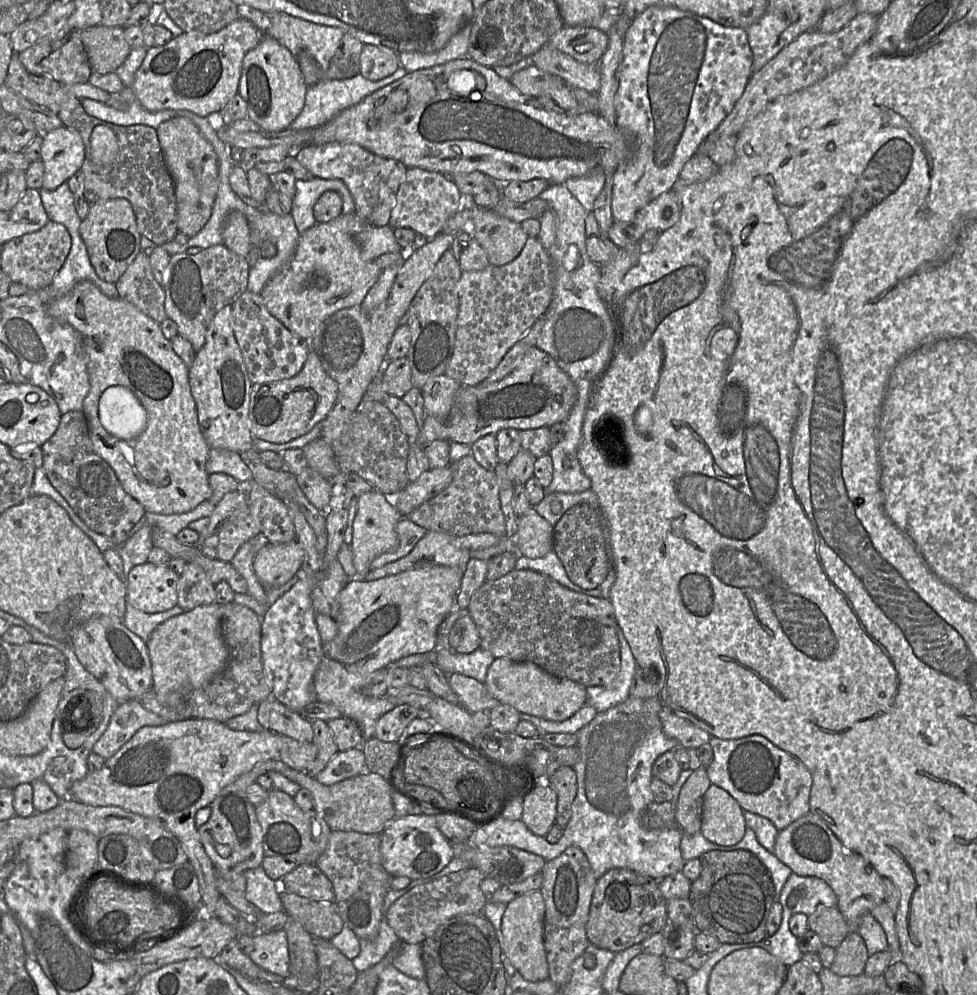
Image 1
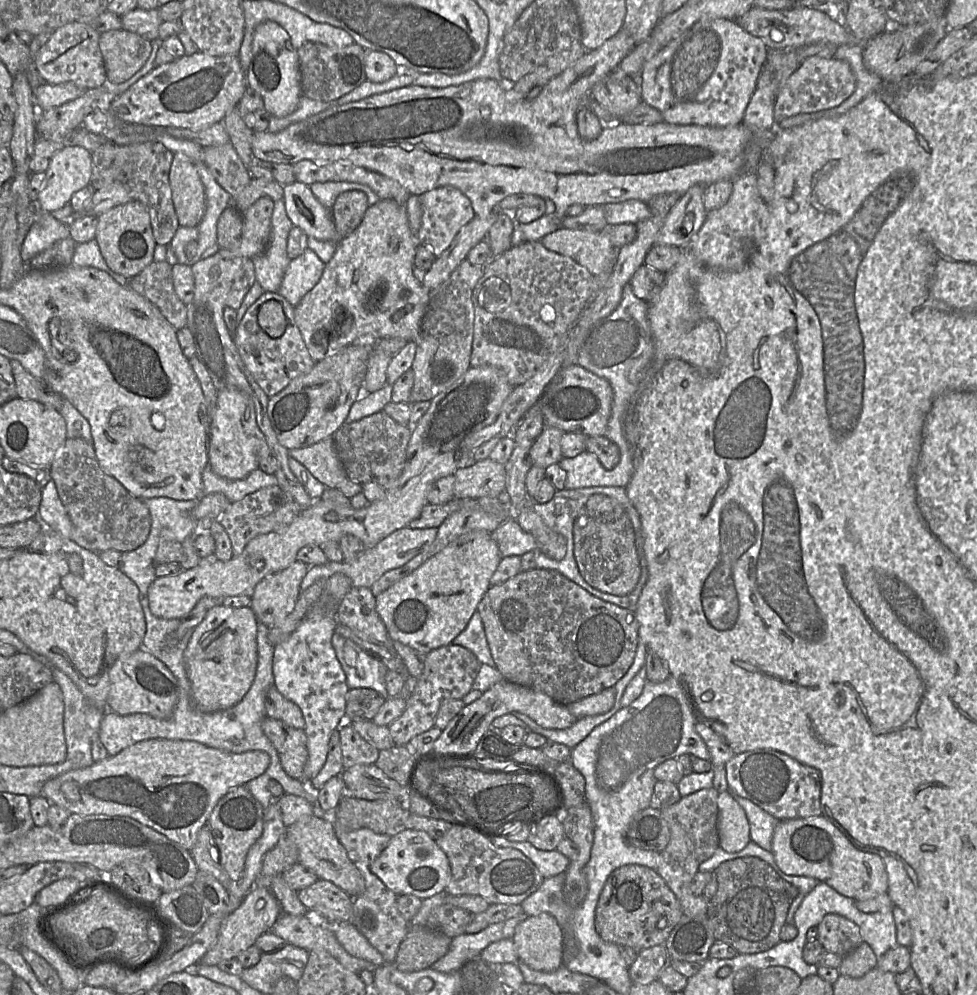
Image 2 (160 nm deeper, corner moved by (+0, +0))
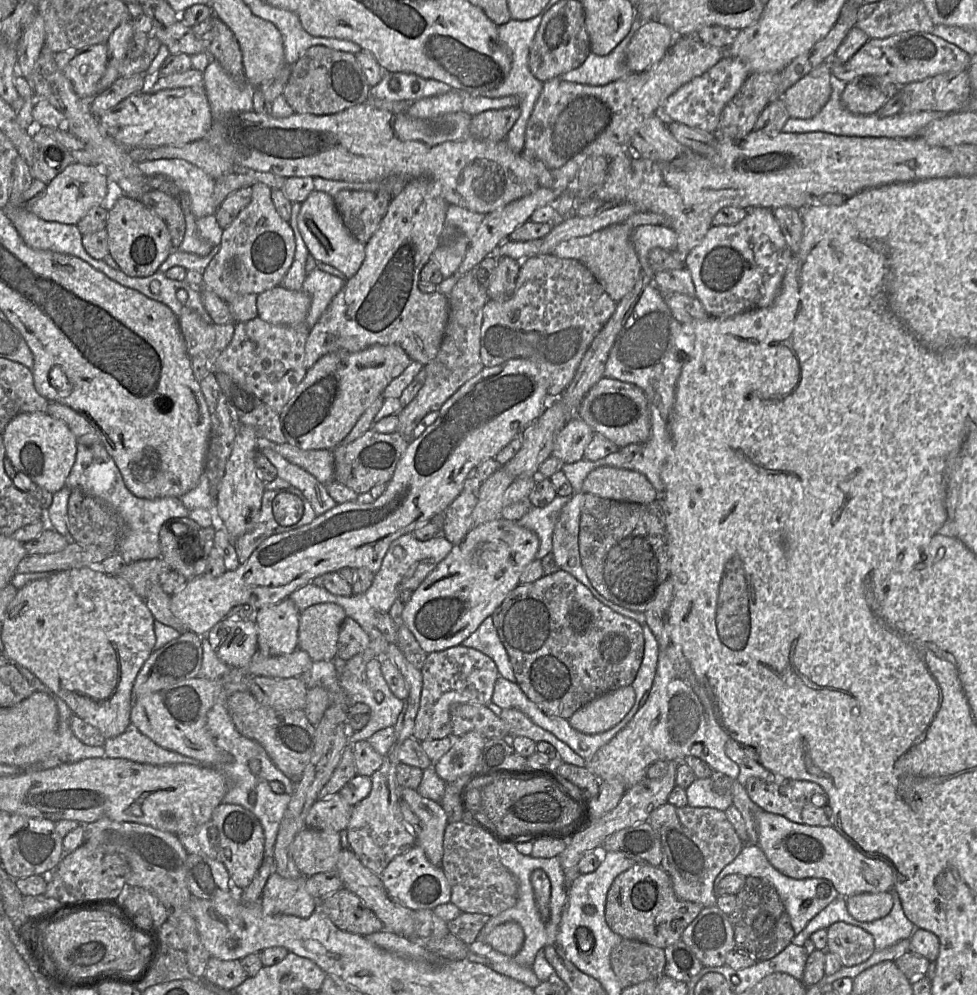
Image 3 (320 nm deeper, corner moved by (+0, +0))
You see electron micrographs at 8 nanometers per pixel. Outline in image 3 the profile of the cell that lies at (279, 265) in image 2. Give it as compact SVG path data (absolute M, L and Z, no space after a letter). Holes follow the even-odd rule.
M292 203L292 213L290 220L288 221L291 229L293 230L295 239L294 259L289 270L283 277L281 284L279 285L293 291L302 289L305 276L307 275L305 272L305 261L307 256L310 254L297 226L299 206L299 203Z

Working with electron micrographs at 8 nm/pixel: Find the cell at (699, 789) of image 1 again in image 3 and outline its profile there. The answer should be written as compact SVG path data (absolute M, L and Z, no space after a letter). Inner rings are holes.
M665 803L652 811L647 821L660 838L660 867L670 876L676 896L702 907L715 906L714 881L744 847L726 813L709 807L676 807Z

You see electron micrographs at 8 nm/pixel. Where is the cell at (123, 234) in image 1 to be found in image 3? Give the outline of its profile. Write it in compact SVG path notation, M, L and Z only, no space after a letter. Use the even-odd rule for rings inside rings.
M120 196L111 204L106 204L108 254L114 259L120 271L130 277L153 275L174 251L166 224L140 201Z

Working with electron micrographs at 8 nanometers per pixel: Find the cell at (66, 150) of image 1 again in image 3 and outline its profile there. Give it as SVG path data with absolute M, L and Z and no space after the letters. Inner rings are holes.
M74 161L46 184L43 196L33 203L29 211L46 221L76 225L92 206L107 204L107 192L108 178L98 167Z

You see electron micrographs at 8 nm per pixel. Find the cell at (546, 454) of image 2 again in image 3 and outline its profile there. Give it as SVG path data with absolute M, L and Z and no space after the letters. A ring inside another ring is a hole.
M570 420L556 437L552 456L564 463L574 463L584 459L584 451L595 432L583 420Z

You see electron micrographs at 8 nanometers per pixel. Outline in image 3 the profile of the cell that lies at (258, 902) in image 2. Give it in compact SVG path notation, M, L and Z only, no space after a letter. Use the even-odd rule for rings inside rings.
M273 872L265 884L260 905L268 915L291 915L309 918L319 901L306 890L306 878L286 879Z

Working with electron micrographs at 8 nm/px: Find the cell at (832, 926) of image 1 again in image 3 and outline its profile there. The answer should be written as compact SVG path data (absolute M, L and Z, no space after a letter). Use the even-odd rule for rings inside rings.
M835 922L826 931L826 950L835 955L842 966L858 965L875 951L873 936L858 926Z

